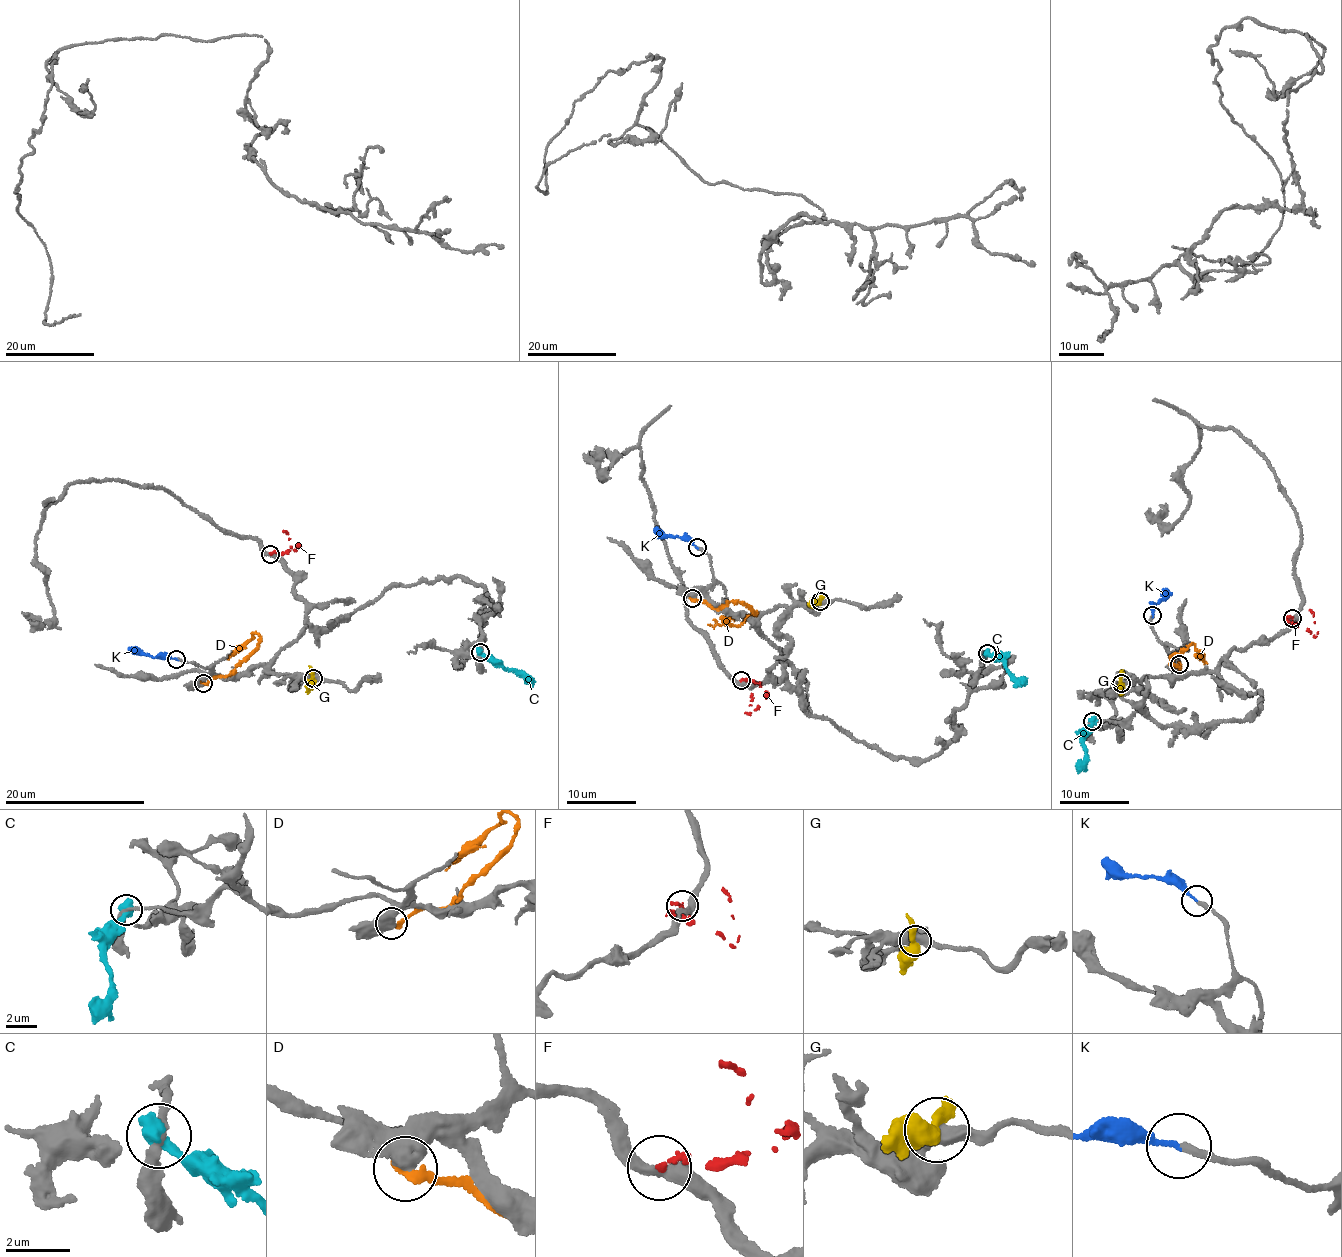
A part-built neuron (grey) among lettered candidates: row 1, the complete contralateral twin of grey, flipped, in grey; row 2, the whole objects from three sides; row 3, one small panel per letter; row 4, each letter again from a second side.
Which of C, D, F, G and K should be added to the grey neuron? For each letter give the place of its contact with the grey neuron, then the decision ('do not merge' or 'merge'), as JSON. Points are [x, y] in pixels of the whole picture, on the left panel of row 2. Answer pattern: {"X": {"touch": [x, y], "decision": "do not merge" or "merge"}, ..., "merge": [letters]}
{"C": {"touch": [480, 652], "decision": "do not merge"}, "D": {"touch": [203, 683], "decision": "do not merge"}, "F": {"touch": [270, 554], "decision": "do not merge"}, "G": {"touch": [313, 678], "decision": "do not merge"}, "K": {"touch": [176, 659], "decision": "merge"}, "merge": ["K"]}

